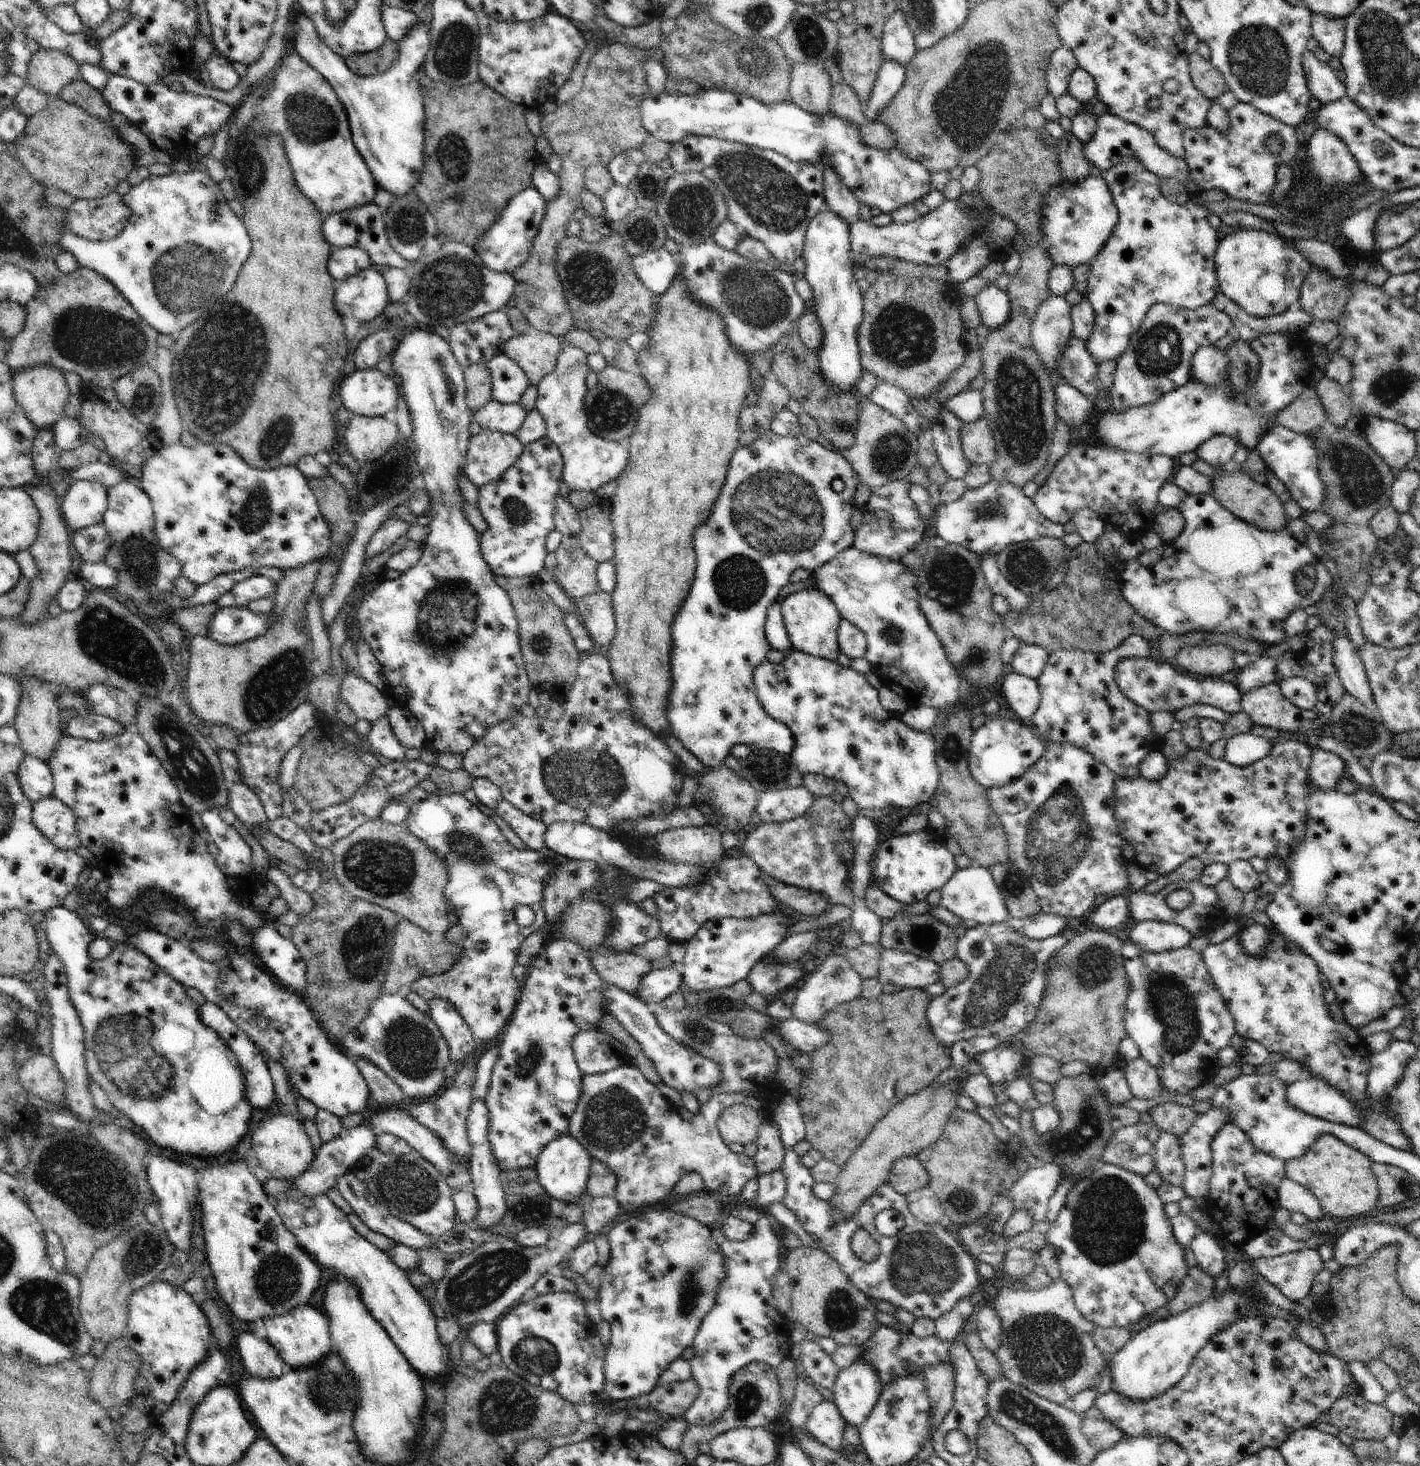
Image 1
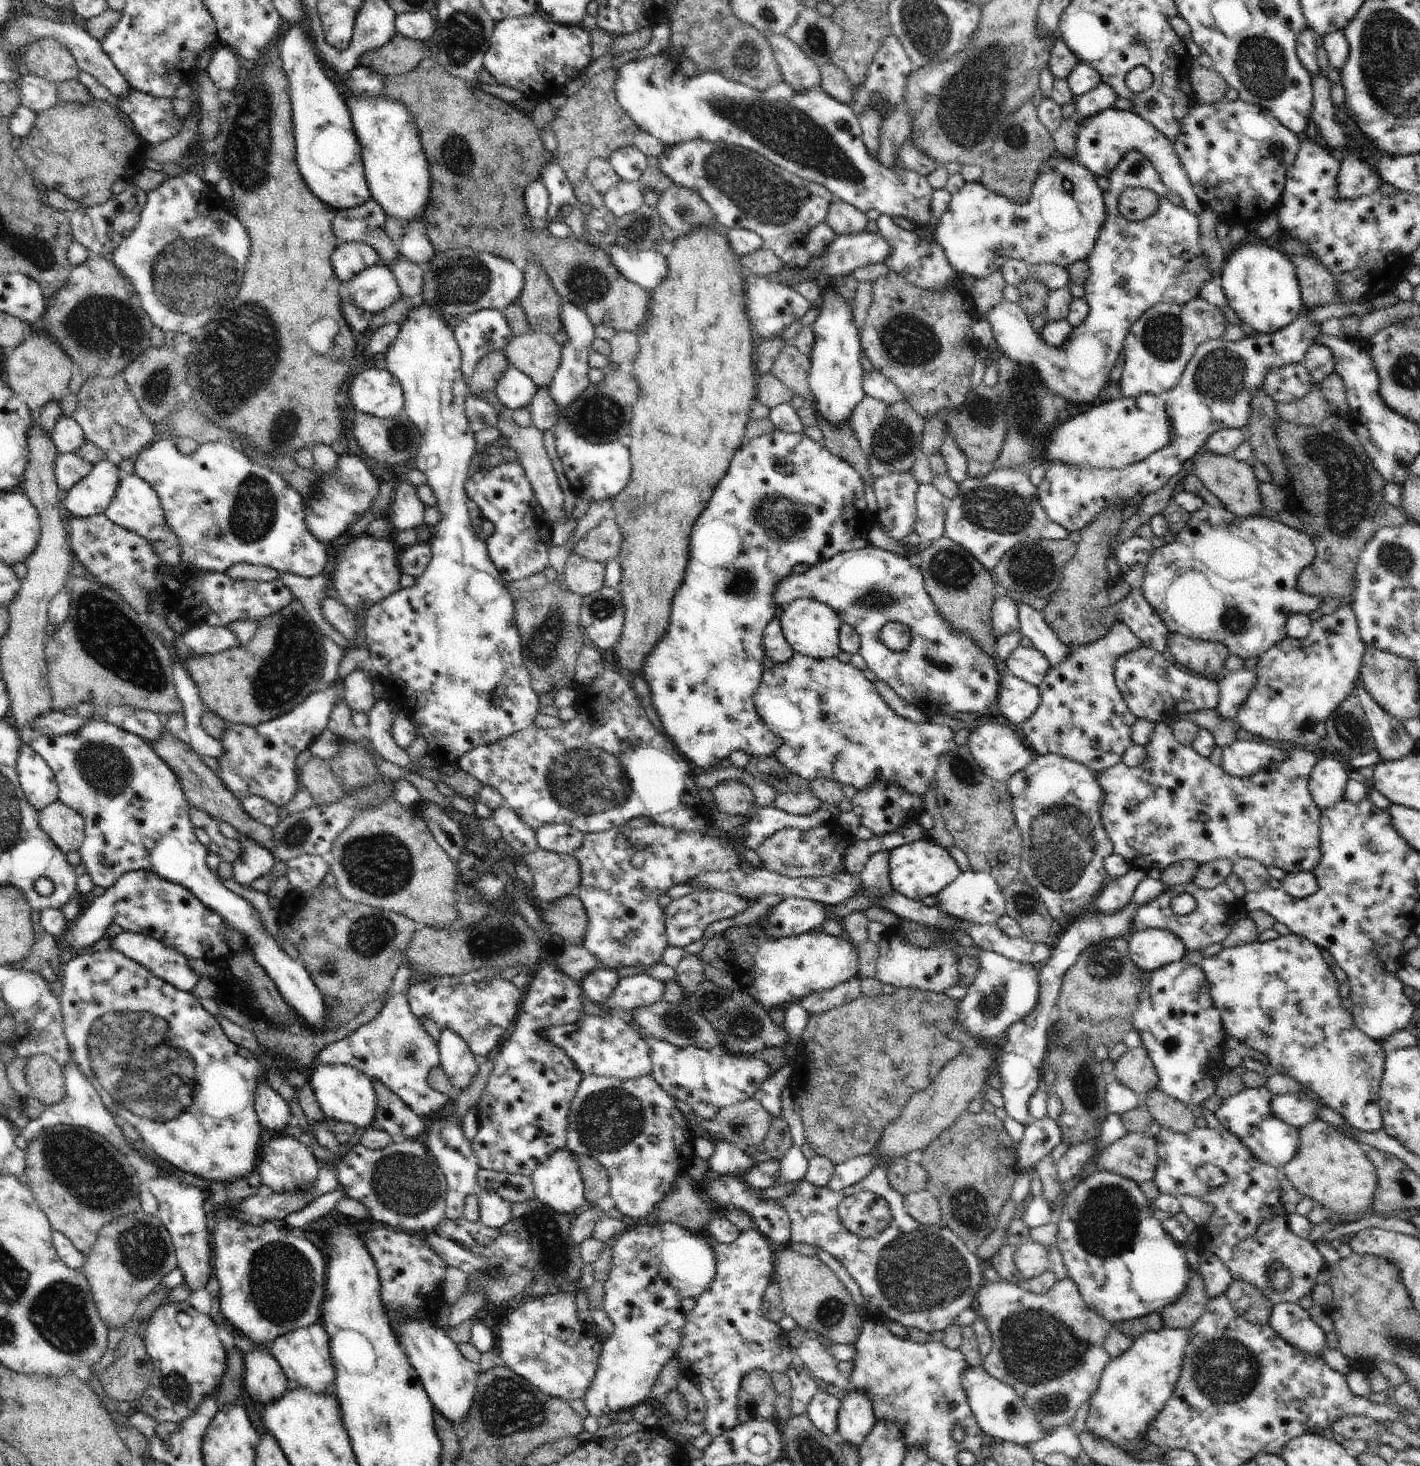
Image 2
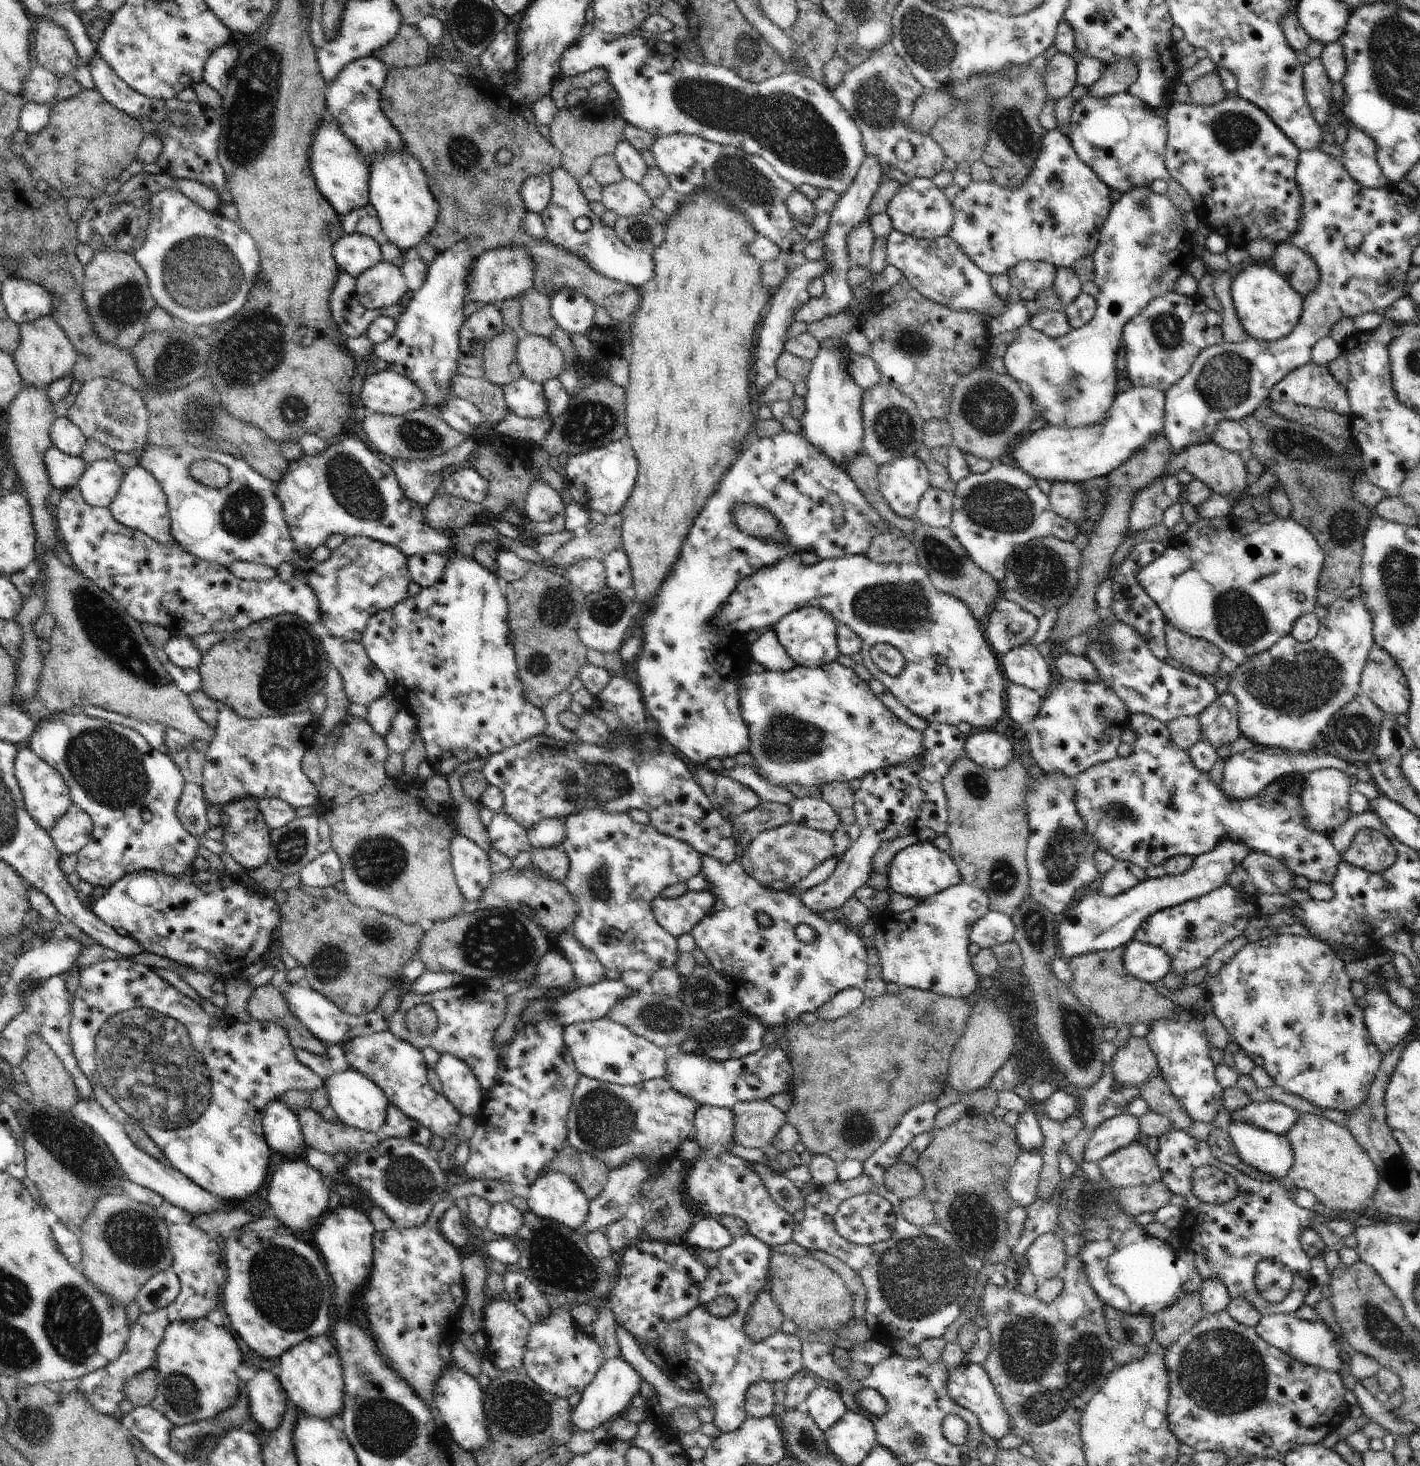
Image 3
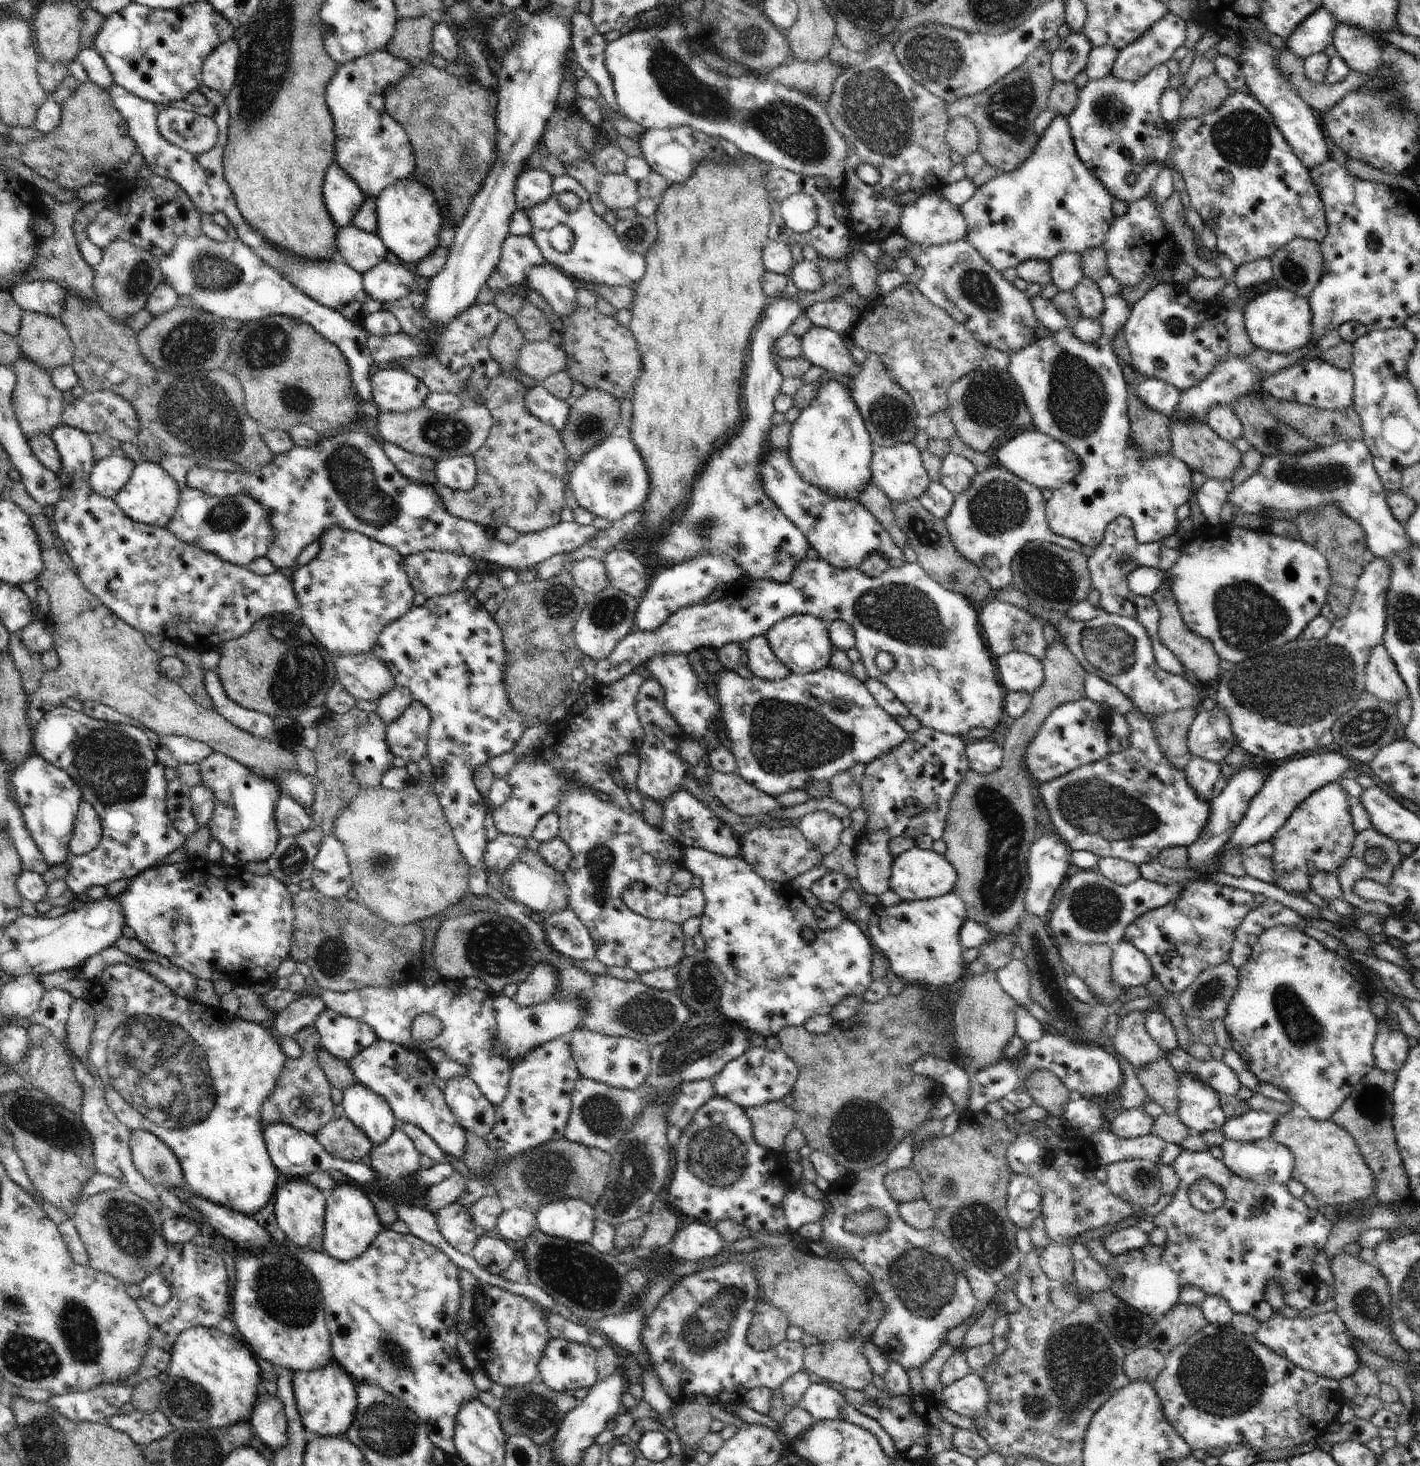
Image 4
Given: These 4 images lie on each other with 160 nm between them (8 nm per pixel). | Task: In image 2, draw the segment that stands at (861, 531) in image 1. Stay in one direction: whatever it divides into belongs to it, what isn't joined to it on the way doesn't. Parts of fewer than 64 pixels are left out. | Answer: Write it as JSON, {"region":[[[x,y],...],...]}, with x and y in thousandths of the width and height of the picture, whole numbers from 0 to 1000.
{"region":[[[639,320],[623,323],[614,332],[619,347],[618,358],[631,368],[638,368],[646,353],[644,341],[647,330],[643,322]]]}

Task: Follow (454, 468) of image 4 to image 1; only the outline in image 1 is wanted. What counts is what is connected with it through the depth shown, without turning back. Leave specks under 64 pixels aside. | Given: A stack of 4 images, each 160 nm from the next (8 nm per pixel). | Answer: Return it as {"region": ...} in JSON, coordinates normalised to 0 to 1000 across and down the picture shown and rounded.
{"region":[[[385,297],[368,305],[368,311],[351,327],[337,332],[337,347],[344,360],[339,364],[339,377],[349,392],[361,395],[377,393],[386,379],[385,366],[391,361],[389,354],[396,311]]]}

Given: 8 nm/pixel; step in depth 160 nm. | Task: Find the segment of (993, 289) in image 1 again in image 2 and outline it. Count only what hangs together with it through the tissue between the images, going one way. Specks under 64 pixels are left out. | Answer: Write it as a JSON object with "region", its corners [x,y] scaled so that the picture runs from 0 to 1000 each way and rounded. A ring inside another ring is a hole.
{"region":[[[794,104],[780,122],[782,127],[777,130],[780,148],[765,176],[767,188],[763,203],[768,211],[765,218],[754,226],[749,236],[739,236],[728,225],[718,207],[707,205],[694,214],[707,243],[730,252],[746,276],[746,271],[749,271],[755,276],[770,276],[769,274],[782,261],[782,252],[791,240],[796,223],[804,214],[815,207],[832,209],[844,203],[848,192],[854,190],[850,184],[851,177],[846,171],[844,148],[835,141],[823,137],[822,127],[804,104]],[[794,128],[813,130],[817,136],[815,143],[805,151],[792,149],[788,144],[788,134]]]}

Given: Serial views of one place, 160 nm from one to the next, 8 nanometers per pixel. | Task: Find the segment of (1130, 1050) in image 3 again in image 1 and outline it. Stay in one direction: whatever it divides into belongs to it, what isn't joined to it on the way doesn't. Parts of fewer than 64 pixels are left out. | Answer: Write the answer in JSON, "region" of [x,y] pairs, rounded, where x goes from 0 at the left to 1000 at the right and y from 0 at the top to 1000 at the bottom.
{"region":[[[804,720],[796,723],[791,731],[796,745],[800,749],[813,749],[818,746],[819,739],[815,731]]]}

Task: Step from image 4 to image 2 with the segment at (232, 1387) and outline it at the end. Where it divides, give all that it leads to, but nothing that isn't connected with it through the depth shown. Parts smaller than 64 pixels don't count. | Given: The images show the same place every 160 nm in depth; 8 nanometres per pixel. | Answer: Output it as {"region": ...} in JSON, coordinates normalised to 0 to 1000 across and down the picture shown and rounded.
{"region":[[[115,887],[104,900],[104,907],[99,911],[102,915],[102,920],[108,930],[108,935],[106,945],[101,950],[101,953],[96,956],[96,960],[107,966],[110,971],[115,969],[127,970],[136,965],[144,954],[153,950],[160,935],[161,923],[156,917],[149,898],[138,894],[132,887],[123,889],[117,888]]]}

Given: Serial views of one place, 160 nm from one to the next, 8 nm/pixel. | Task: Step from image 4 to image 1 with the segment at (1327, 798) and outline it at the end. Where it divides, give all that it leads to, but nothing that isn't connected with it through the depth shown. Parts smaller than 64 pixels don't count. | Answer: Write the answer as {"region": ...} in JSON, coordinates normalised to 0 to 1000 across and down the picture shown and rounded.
{"region":[[[927,510],[922,524],[922,533],[932,540],[942,538],[942,533],[948,529],[949,523],[943,515]]]}

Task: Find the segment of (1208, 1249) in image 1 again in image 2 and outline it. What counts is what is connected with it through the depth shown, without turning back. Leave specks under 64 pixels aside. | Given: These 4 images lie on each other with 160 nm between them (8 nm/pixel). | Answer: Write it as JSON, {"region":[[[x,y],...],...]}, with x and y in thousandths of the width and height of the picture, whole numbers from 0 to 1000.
{"region":[[[854,855],[844,855],[844,861],[844,868],[846,870],[851,885],[862,883],[868,874],[866,866]]]}

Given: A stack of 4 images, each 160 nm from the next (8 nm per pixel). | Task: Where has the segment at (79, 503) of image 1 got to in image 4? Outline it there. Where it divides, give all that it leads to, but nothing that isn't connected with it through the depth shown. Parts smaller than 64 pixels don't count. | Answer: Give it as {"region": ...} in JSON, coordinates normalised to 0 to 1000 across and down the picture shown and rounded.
{"region":[[[86,309],[77,310],[66,317],[63,326],[64,334],[73,340],[80,340],[92,327],[96,318],[96,315]]]}

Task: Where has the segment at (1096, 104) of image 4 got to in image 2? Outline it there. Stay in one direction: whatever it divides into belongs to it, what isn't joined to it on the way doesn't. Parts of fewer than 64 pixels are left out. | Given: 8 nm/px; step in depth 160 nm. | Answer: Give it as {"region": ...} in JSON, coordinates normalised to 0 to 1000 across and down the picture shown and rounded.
{"region":[[[780,73],[773,78],[767,79],[759,85],[757,102],[757,108],[762,113],[772,120],[780,121],[794,104],[796,102],[804,104],[815,117],[818,123],[822,127],[823,130],[826,130],[832,134],[834,141],[843,148],[847,145],[848,142],[846,137],[839,128],[840,126],[838,124],[830,106],[828,106],[827,104],[825,95],[801,77]]]}

